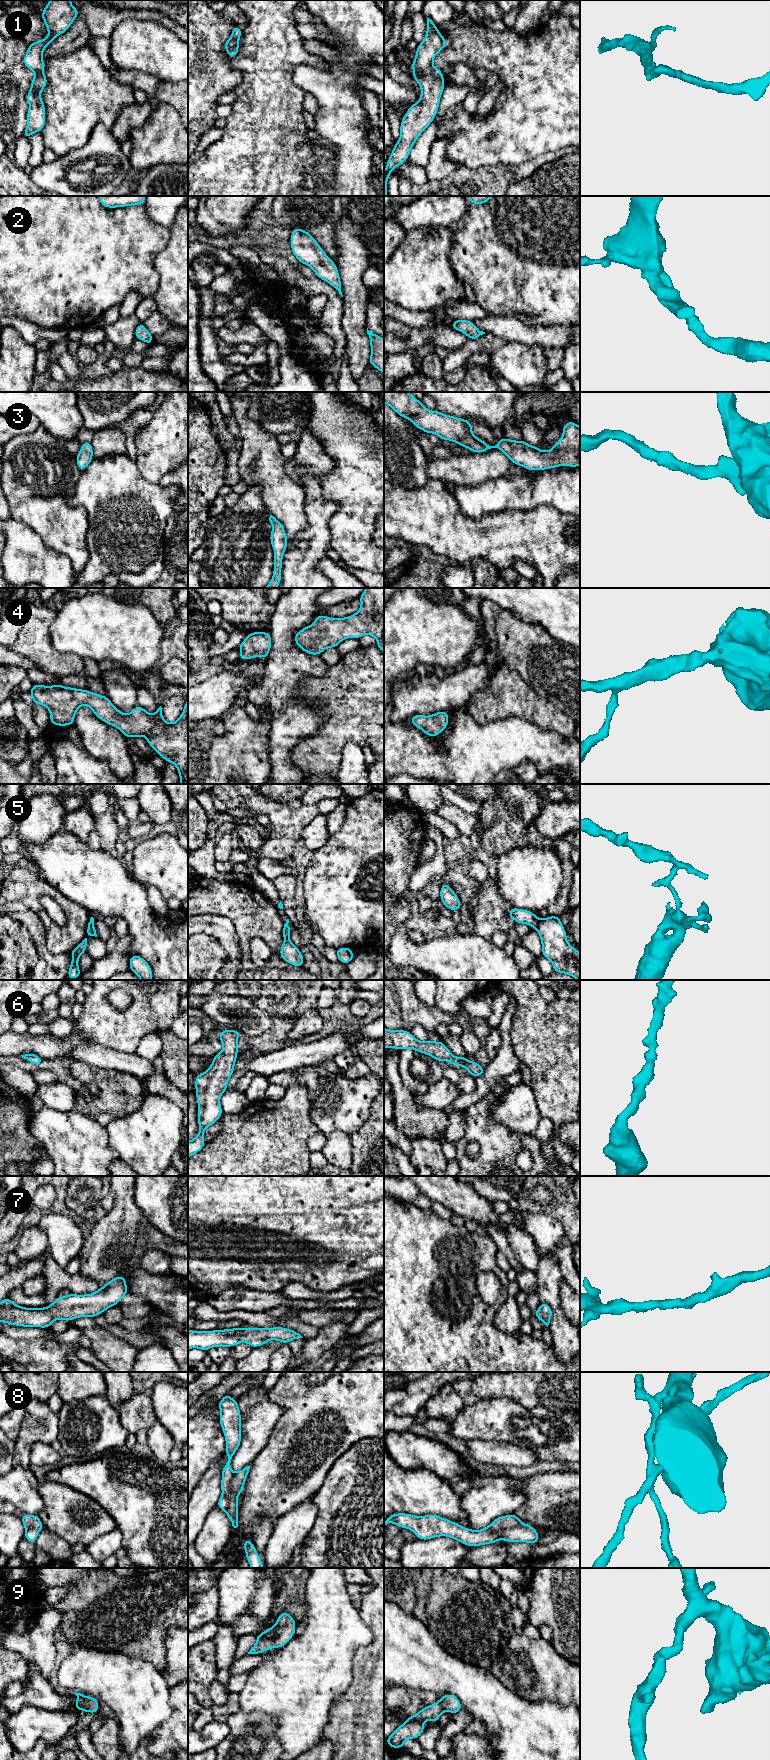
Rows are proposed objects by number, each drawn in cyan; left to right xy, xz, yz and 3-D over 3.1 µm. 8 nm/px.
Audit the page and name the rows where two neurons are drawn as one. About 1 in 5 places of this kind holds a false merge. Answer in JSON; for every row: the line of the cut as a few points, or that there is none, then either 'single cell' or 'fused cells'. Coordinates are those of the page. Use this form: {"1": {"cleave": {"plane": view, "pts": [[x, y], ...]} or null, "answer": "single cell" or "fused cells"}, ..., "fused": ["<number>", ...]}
{"1": {"cleave": null, "answer": "single cell"}, "2": {"cleave": null, "answer": "single cell"}, "3": {"cleave": null, "answer": "single cell"}, "4": {"cleave": null, "answer": "single cell"}, "5": {"cleave": {"plane": "yz", "pts": [[540, 920], [535, 928]]}, "answer": "fused cells"}, "6": {"cleave": null, "answer": "single cell"}, "7": {"cleave": null, "answer": "single cell"}, "8": {"cleave": null, "answer": "single cell"}, "9": {"cleave": null, "answer": "single cell"}, "fused": ["5"]}

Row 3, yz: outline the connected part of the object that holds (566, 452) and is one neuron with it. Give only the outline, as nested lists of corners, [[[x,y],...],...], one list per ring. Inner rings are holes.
[[[384,392],[384,403],[402,418],[410,419],[412,425],[425,433],[434,433],[441,440],[449,440],[467,447],[471,452],[483,453],[498,448],[510,461],[526,470],[547,470],[559,466],[580,466],[580,427],[569,421],[562,427],[562,437],[550,450],[540,450],[526,441],[502,438],[495,446],[489,446],[472,432],[468,420],[446,415],[438,410],[430,411],[410,392]]]

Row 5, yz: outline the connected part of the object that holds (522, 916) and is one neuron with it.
[[[511,907],[507,915],[512,918],[516,923],[527,924],[535,929],[540,922],[539,917],[537,917],[533,912],[525,909]]]

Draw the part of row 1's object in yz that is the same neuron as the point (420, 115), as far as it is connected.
[[[427,18],[425,38],[417,46],[416,56],[411,64],[412,77],[419,84],[422,93],[419,101],[409,107],[401,120],[400,138],[395,143],[384,170],[384,196],[388,196],[387,180],[390,173],[408,160],[414,143],[436,116],[445,82],[441,69],[433,66],[433,60],[446,44],[446,39],[435,23]]]

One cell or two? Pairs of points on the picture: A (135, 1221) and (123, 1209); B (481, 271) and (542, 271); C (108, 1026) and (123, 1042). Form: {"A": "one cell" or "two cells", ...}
{"A": "one cell", "B": "one cell", "C": "one cell"}

